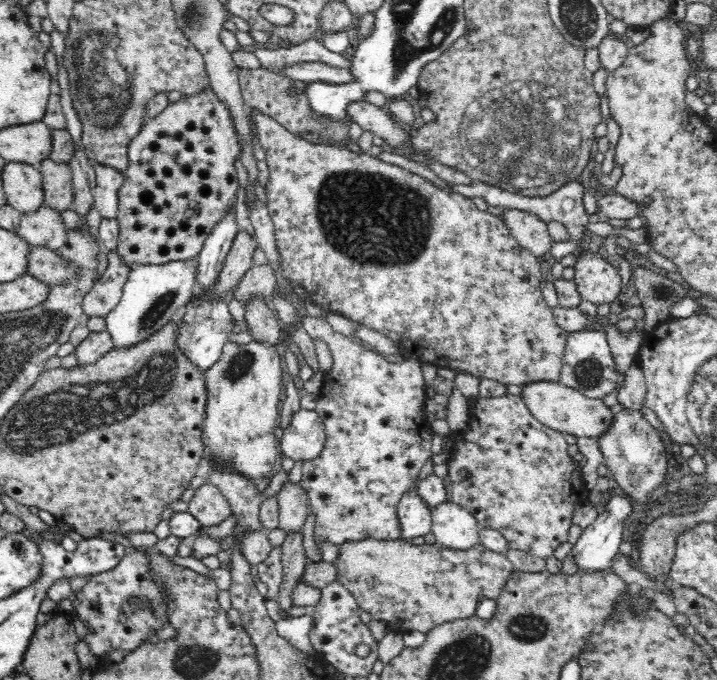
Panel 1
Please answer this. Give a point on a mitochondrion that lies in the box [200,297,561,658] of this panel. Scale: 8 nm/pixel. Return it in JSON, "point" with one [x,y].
{"point":[528,628]}

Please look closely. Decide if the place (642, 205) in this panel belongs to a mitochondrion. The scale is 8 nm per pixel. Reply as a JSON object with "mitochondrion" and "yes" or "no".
{"mitochondrion":"no"}

